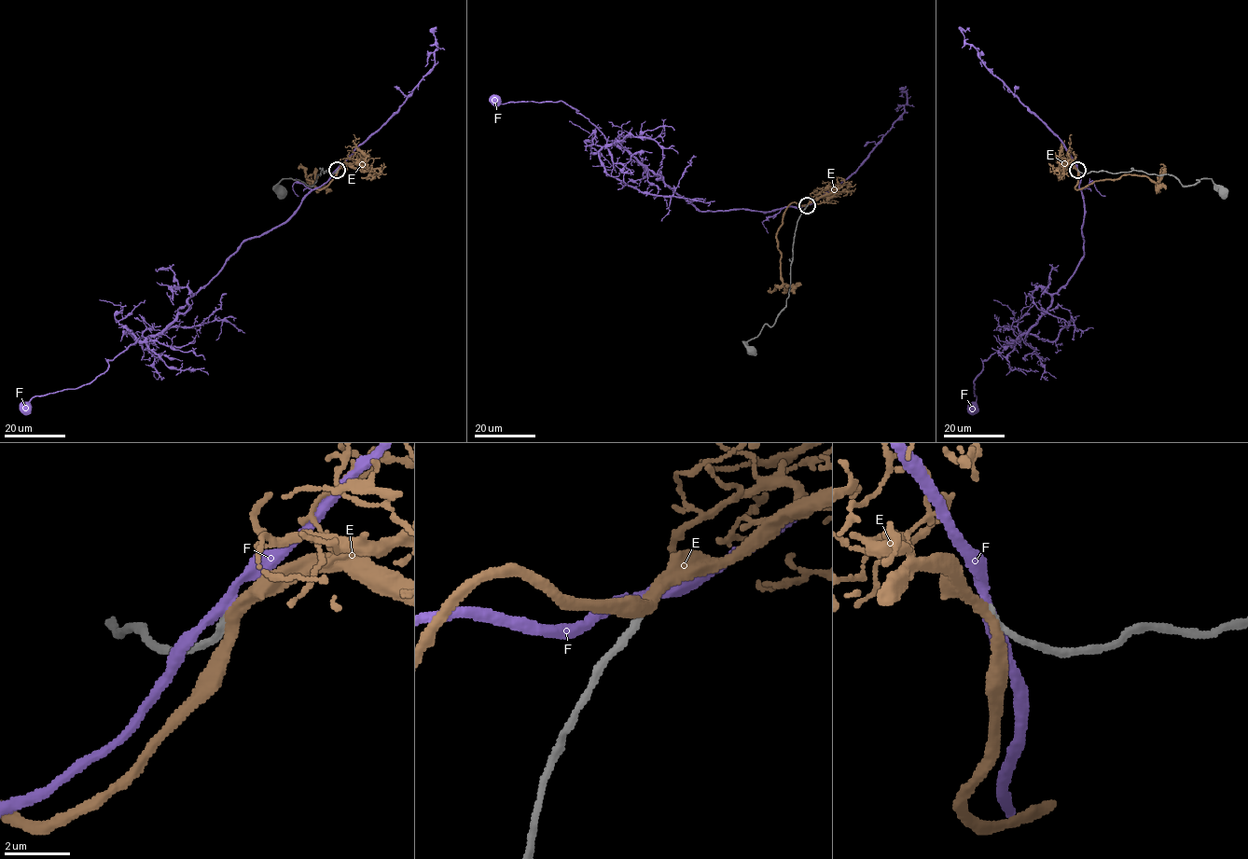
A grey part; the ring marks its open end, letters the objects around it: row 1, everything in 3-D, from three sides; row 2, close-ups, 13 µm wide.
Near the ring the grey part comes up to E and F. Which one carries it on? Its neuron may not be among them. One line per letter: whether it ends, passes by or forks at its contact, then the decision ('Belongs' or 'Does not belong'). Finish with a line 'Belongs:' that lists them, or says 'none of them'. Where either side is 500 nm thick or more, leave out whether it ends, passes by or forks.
E: It passes by. Belongs
F: It passes by. Does not belong
Belongs: E

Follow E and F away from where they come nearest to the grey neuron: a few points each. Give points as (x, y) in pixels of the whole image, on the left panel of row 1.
E: (337, 170), (337, 174), (318, 189), (307, 179), (311, 174), (312, 183), (300, 165)
F: (336, 170), (285, 221), (247, 239), (160, 332), (131, 343), (90, 382), (34, 396), (25, 408)

